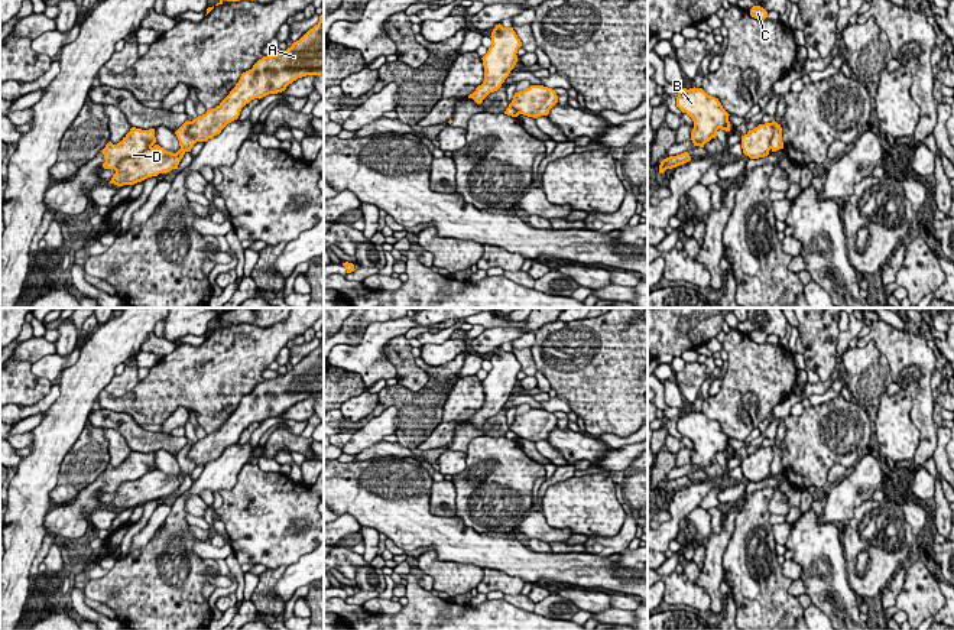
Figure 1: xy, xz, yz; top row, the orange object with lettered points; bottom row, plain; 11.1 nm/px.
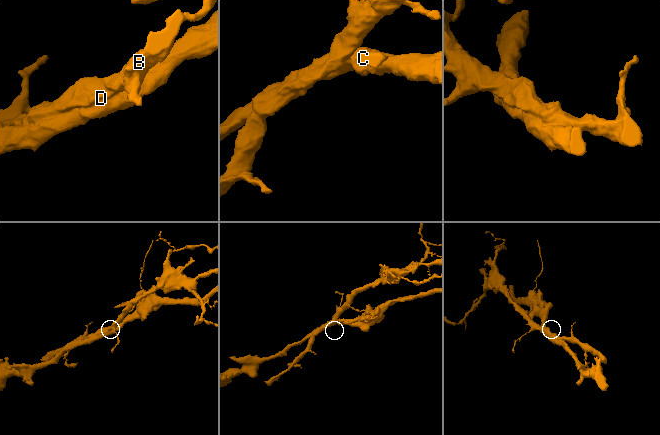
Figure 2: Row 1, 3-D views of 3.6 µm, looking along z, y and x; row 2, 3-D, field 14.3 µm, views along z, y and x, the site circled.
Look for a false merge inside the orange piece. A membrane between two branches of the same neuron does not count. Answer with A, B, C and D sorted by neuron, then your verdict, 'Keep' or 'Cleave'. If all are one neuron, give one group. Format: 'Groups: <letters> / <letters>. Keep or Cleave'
Groups: A C / B D. Cleave

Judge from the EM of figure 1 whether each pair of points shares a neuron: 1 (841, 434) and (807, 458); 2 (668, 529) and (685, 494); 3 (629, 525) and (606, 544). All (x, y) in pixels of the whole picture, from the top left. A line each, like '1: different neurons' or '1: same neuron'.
1: same neuron
2: same neuron
3: same neuron

